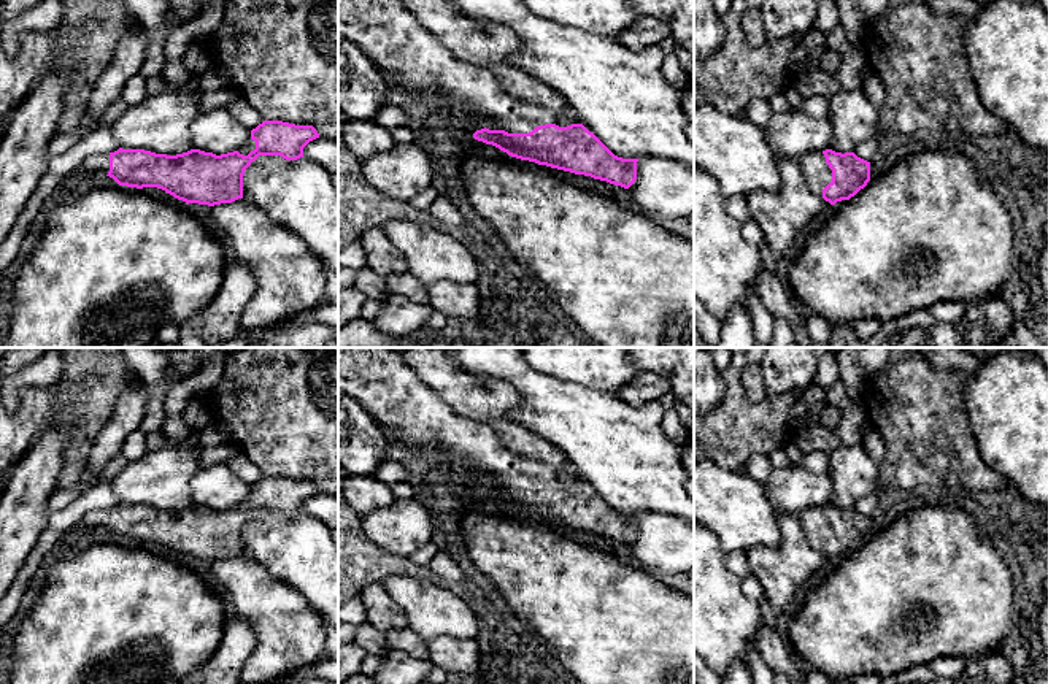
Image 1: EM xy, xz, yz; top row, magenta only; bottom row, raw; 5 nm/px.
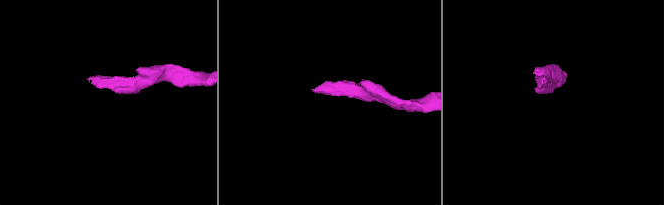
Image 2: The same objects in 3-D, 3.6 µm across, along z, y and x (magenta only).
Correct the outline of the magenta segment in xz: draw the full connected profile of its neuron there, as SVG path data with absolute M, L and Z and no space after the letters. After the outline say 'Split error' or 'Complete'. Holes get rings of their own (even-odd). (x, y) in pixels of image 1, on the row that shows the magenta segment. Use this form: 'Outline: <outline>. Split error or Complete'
Outline: M338 0L338 35L356 44L403 89L440 95L454 110L453 121L473 130L478 141L521 160L591 176L624 189L637 179L638 159L615 156L573 113L554 114L543 106L514 100L491 71L454 57L400 0Z. Split error

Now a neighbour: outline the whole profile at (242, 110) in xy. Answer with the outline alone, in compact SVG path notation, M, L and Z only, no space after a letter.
M240 97L225 108L235 119L238 119L248 130L256 129L264 122L260 114L248 103L245 97Z

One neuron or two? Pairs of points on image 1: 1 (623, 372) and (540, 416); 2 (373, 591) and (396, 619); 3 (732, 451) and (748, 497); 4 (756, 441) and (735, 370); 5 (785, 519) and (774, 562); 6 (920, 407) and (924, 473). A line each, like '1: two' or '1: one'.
1: two
2: one
3: two
4: one
5: one
6: one

